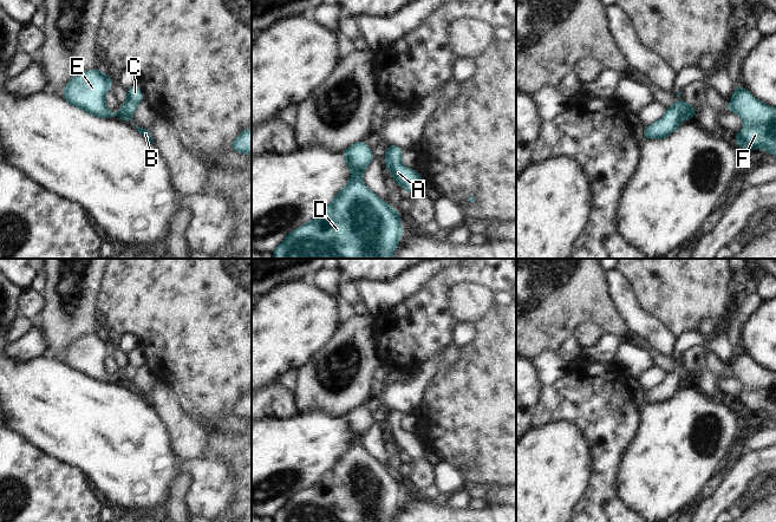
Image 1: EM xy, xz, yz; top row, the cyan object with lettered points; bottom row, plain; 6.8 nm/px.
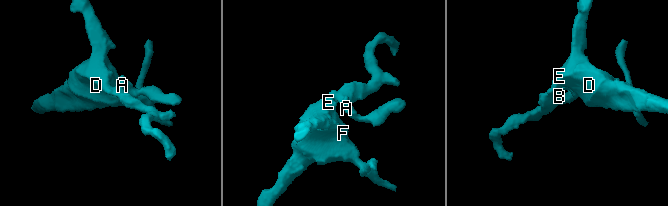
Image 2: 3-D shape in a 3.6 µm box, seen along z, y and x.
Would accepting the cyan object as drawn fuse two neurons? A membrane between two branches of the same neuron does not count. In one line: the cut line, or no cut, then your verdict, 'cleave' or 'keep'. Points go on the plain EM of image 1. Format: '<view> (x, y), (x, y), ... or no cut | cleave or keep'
no cut | keep

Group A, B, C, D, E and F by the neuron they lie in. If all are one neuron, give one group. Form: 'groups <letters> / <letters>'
groups A B C D E F

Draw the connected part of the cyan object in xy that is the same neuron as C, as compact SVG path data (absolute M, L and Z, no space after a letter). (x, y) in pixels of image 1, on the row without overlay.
M99 333L84 337L71 344L65 350L64 363L67 367L86 376L96 381L110 384L115 380L133 389L132 379L137 370L144 365L138 348L132 350L128 355L128 364L117 377L110 377L104 367L104 361L111 353L113 341L103 339Z

